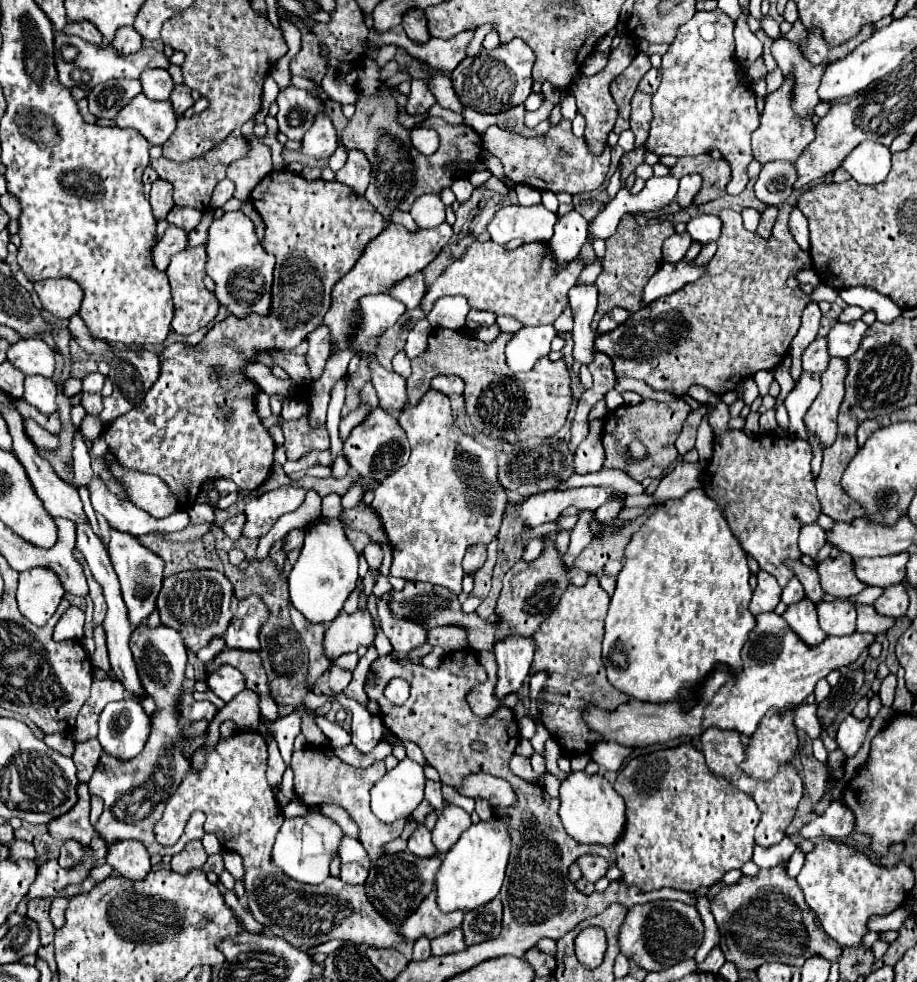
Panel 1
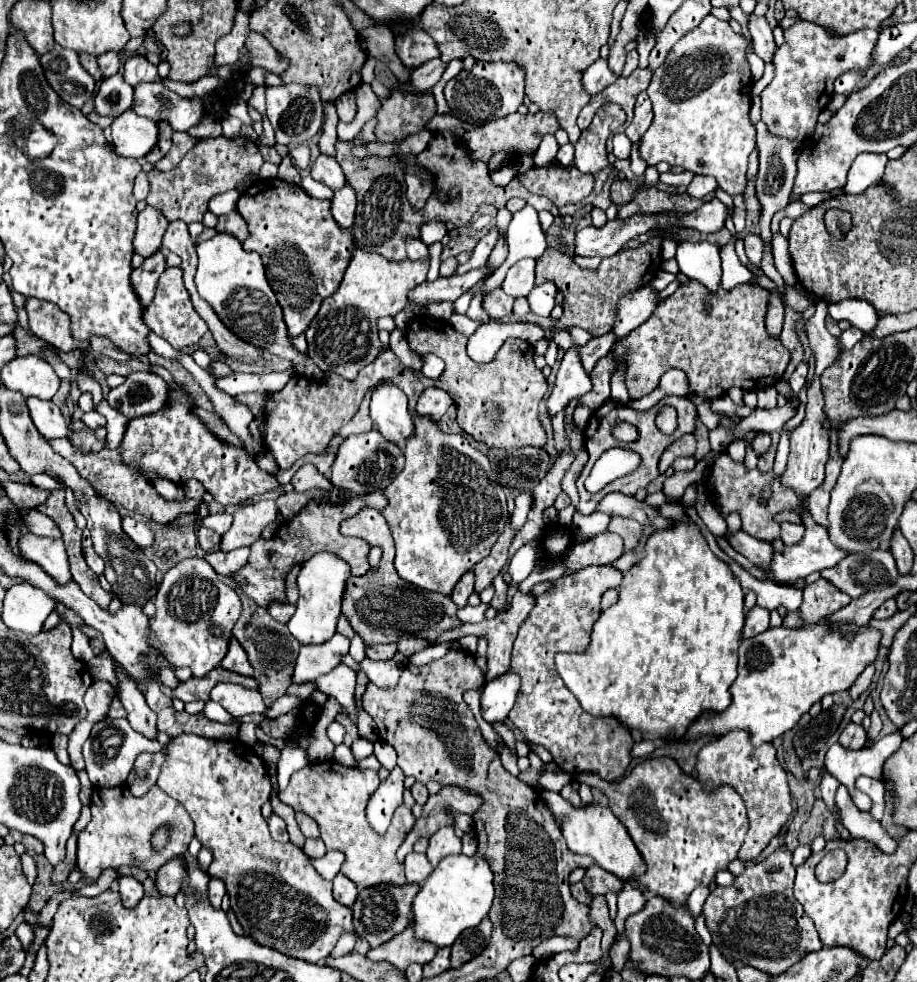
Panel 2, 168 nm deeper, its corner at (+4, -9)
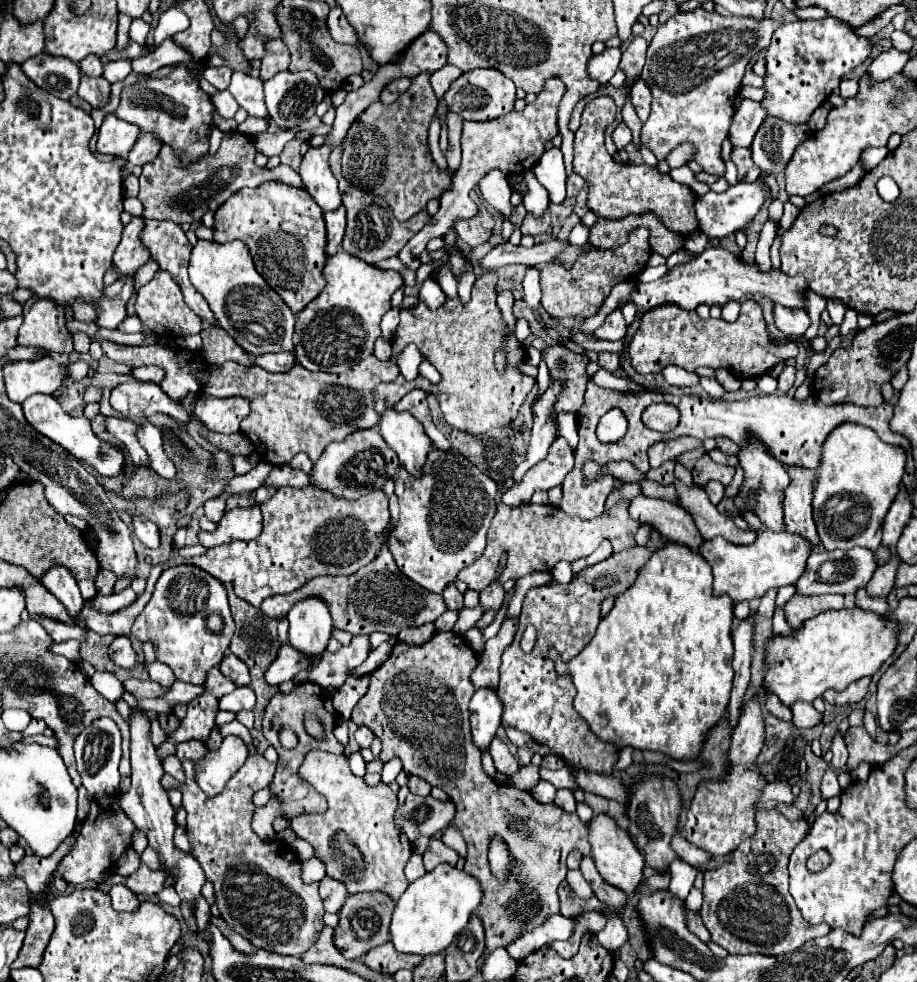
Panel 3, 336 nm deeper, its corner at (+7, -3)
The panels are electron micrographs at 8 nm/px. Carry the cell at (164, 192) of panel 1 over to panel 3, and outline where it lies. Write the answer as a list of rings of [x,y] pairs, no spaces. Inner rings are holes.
[[[132,218],[132,222],[122,230],[122,240],[112,256],[112,268],[120,278],[134,276],[136,270],[150,260],[148,250],[140,246],[140,226],[144,226],[142,218]]]

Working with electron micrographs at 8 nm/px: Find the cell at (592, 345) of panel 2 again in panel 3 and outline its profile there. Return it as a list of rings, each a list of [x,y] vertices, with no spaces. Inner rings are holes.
[[[552,344],[542,350],[542,358],[548,366],[552,380],[562,380],[562,392],[556,398],[556,404],[552,408],[552,422],[558,428],[556,416],[562,412],[576,412],[580,410],[584,402],[584,390],[586,390],[586,378],[584,378],[584,366],[588,364],[588,358],[582,354],[574,354],[566,346]]]

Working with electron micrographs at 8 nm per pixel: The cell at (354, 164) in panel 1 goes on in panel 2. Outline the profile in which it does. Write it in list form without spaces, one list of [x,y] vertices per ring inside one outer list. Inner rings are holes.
[[[345,184],[341,190],[335,192],[333,196],[333,218],[339,222],[339,226],[351,226],[353,224],[353,216],[355,216],[355,208],[357,208],[357,192],[355,188],[351,188],[351,184]]]

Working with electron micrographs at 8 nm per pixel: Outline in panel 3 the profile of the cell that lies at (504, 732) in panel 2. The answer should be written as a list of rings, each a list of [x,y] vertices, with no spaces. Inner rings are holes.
[[[494,738],[492,746],[490,746],[490,756],[494,760],[494,766],[500,774],[504,776],[514,776],[518,770],[520,770],[520,764],[518,760],[510,754],[508,746],[500,740],[500,738]]]

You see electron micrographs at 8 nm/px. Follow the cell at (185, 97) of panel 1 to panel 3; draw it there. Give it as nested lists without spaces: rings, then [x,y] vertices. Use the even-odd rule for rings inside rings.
[[[140,134],[140,138],[136,140],[136,144],[132,146],[132,150],[128,154],[128,164],[144,166],[158,156],[160,148],[162,148],[160,142],[156,142],[156,138],[152,138],[152,134]]]

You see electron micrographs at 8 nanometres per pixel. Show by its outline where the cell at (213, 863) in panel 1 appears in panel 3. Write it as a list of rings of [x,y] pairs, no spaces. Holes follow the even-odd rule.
[[[164,888],[156,896],[158,896],[160,904],[168,904],[168,906],[178,906],[180,904],[180,896],[176,894],[174,888]]]

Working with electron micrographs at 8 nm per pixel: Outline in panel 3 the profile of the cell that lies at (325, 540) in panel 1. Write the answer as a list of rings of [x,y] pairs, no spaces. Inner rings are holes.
[[[318,598],[300,600],[288,612],[288,622],[290,646],[306,658],[310,658],[312,662],[318,662],[332,634],[332,618],[324,602]]]

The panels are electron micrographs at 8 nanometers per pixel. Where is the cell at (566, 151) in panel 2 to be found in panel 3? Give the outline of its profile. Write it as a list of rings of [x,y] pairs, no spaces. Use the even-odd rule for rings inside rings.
[[[558,148],[546,150],[532,172],[536,180],[548,190],[550,202],[562,204],[562,200],[566,198],[566,170],[562,162],[562,152]]]

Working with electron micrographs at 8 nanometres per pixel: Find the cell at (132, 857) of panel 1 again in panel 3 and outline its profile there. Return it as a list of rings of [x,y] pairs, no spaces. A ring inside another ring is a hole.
[[[124,884],[112,886],[110,898],[112,898],[112,908],[116,912],[136,912],[140,906],[138,896],[132,894],[132,890],[128,890]]]

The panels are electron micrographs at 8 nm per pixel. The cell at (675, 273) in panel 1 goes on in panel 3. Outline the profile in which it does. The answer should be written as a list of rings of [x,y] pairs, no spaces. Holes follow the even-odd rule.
[[[614,310],[612,314],[608,314],[606,322],[594,330],[594,336],[598,340],[610,340],[610,342],[620,340],[624,334],[626,334],[626,324],[624,324],[620,310]]]

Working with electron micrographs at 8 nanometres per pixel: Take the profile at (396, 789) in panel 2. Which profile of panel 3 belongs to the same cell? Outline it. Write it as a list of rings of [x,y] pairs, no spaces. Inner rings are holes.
[[[392,758],[390,762],[384,764],[384,770],[382,770],[382,782],[384,782],[384,784],[390,784],[400,772],[402,772],[402,762],[400,762],[400,758]]]

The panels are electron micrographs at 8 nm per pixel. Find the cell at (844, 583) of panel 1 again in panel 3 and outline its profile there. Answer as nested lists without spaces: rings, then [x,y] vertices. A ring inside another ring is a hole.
[[[796,594],[786,602],[784,616],[790,628],[798,630],[806,620],[814,618],[816,614],[826,610],[840,610],[840,608],[844,608],[844,596],[840,594],[824,594],[824,596],[812,596],[812,598],[800,598]]]

